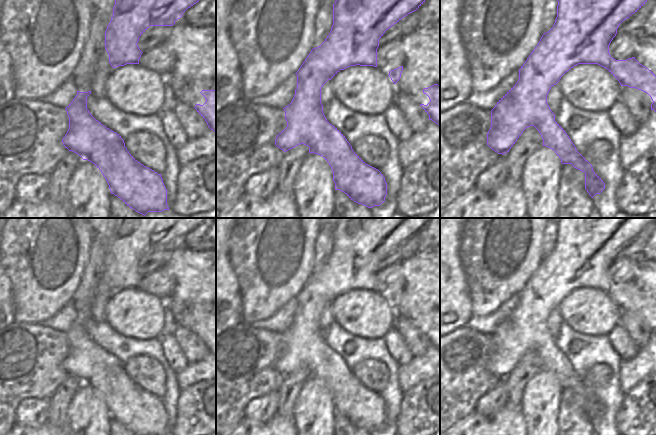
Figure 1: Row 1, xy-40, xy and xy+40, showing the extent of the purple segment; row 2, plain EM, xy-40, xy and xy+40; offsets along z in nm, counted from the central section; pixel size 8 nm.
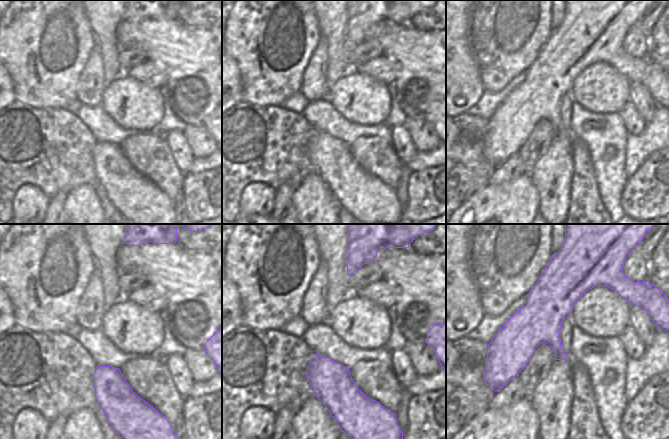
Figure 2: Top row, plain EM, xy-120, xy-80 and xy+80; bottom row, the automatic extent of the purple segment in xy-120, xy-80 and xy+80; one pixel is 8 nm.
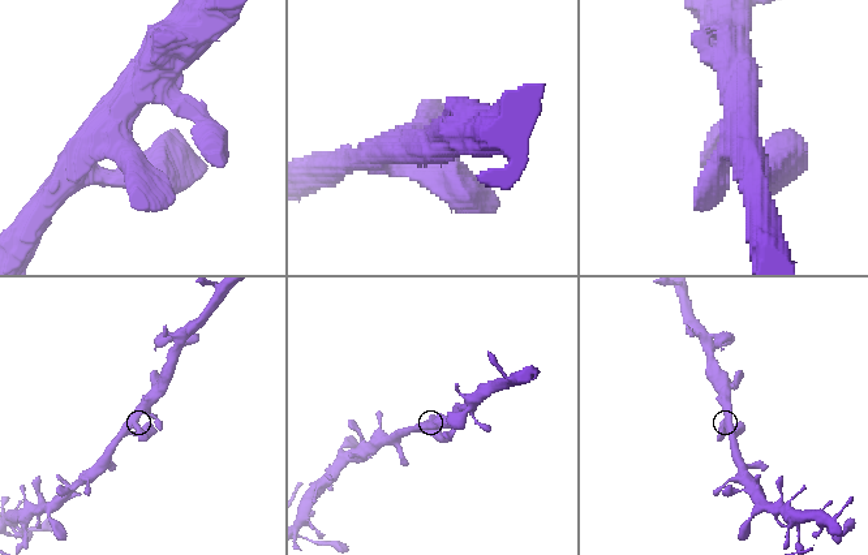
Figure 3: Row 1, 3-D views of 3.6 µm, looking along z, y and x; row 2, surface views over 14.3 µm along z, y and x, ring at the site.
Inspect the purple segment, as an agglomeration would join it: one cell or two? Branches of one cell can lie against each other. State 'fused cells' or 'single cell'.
single cell

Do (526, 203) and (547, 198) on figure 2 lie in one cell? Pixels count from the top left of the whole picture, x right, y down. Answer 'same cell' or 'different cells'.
different cells

